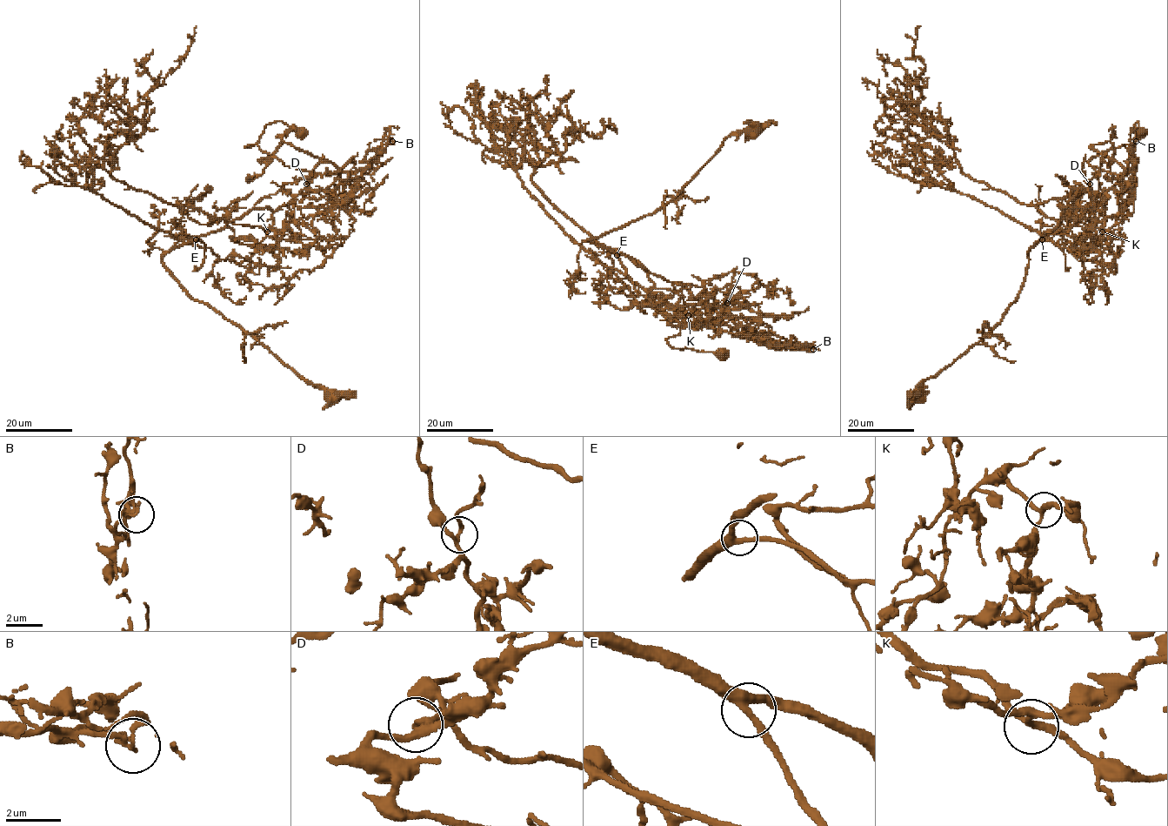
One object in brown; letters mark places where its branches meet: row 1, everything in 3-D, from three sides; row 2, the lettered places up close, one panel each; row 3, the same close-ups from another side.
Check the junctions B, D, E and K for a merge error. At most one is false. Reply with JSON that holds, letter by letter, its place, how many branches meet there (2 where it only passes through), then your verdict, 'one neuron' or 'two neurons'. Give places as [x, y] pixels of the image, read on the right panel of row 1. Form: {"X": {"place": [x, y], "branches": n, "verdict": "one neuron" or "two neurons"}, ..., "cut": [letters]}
{"B": {"place": [1136, 141], "branches": 3, "verdict": "two neurons"}, "D": {"place": [1090, 184], "branches": 3, "verdict": "one neuron"}, "E": {"place": [1042, 239], "branches": 3, "verdict": "one neuron"}, "K": {"place": [1102, 231], "branches": 3, "verdict": "one neuron"}, "cut": ["B"]}

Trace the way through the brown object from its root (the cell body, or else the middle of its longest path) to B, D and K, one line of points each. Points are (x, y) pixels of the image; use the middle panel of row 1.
B: (750, 130), (731, 133), (654, 212), (583, 241), (683, 285), (757, 333), (814, 349)
D: (750, 130), (731, 133), (654, 212), (583, 241), (629, 256), (710, 306), (727, 303)
K: (750, 130), (731, 133), (684, 188), (654, 212), (583, 241), (629, 256), (655, 284), (651, 293), (688, 315)

